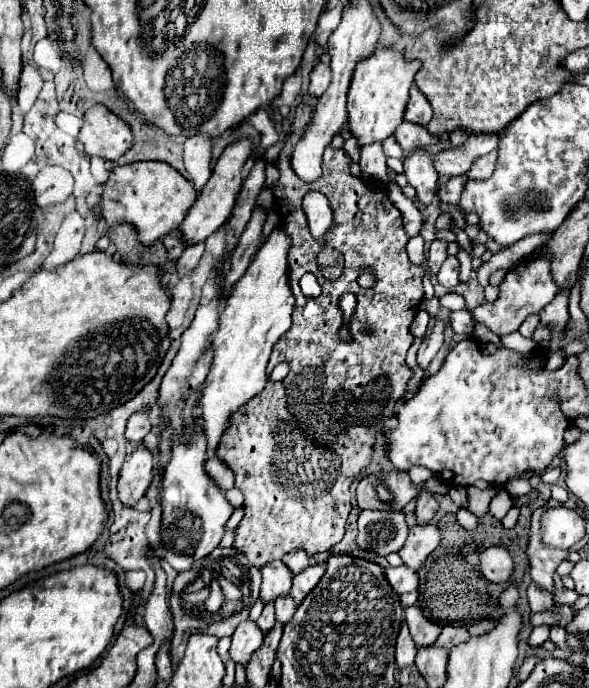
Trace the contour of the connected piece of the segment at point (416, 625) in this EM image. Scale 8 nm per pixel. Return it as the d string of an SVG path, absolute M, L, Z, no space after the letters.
M418 603L406 607L406 623L408 623L410 635L418 647L434 645L434 641L440 635L440 629L442 629L442 625L426 619L426 615L422 613L422 607Z

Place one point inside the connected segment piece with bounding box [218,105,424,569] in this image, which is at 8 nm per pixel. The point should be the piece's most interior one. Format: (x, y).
(301, 500)

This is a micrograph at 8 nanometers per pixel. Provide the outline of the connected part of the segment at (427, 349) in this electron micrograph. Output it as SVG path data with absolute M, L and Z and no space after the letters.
M436 317L436 323L434 323L432 331L422 339L422 345L418 349L418 365L420 365L420 369L426 371L428 363L432 361L432 357L442 347L442 343L444 343L444 329L446 329L444 321L440 317Z

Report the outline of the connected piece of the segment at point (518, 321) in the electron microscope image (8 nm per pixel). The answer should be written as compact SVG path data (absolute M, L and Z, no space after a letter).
M532 255L522 259L522 263L506 273L504 281L500 283L498 299L494 303L484 303L476 309L470 309L472 317L496 335L508 335L516 331L528 315L540 313L558 293L558 285L554 285L554 277L550 275L550 261L550 255Z

